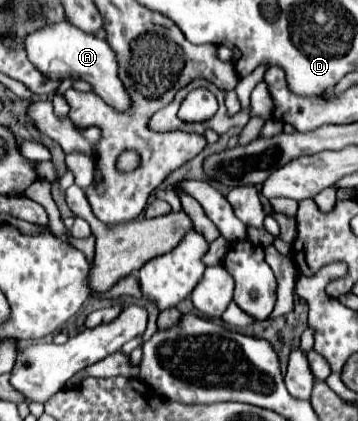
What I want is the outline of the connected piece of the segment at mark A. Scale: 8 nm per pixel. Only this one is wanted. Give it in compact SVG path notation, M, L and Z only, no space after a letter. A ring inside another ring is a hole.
M57 23L57 25L49 25L45 29L31 33L25 39L25 49L27 49L29 61L47 77L85 79L93 85L95 93L101 95L103 101L107 105L111 105L115 111L125 113L131 109L131 97L129 97L123 81L119 79L119 63L117 63L115 51L107 45L107 41L103 41L95 35L89 35L89 33L81 33L71 23Z

